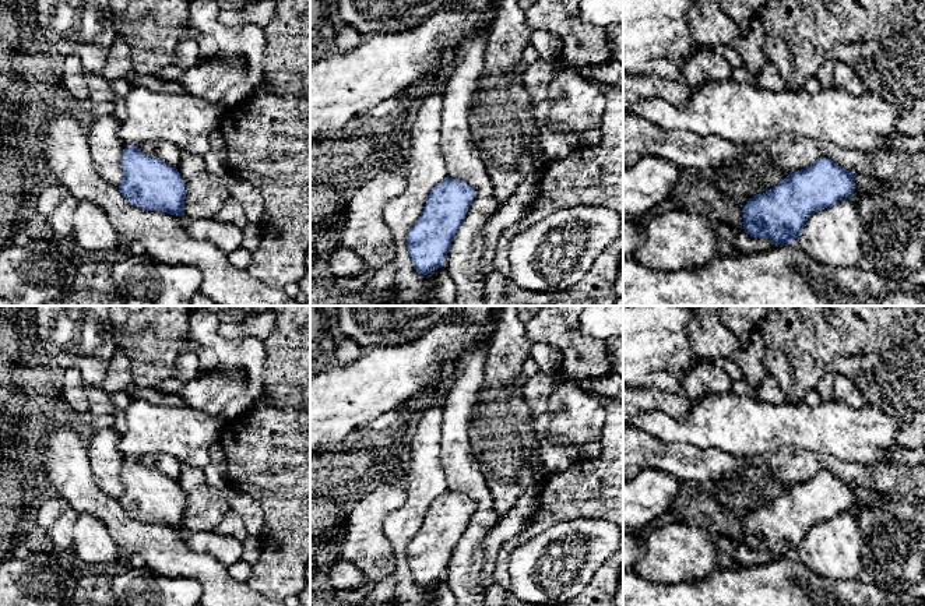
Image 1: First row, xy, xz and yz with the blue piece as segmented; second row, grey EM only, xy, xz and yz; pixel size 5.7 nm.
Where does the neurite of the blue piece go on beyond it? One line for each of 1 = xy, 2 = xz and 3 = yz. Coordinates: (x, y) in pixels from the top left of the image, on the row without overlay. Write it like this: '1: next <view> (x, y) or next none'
1: next none
2: next none
3: next none

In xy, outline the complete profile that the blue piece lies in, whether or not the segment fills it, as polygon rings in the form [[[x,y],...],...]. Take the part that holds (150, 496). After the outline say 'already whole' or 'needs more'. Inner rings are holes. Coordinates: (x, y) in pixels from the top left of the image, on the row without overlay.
[[[126,459],[120,478],[124,490],[117,498],[131,518],[184,531],[186,497],[176,480],[137,459]]] | already whole

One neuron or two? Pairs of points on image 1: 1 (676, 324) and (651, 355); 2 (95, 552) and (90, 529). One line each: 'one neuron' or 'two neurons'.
1: one neuron
2: one neuron

